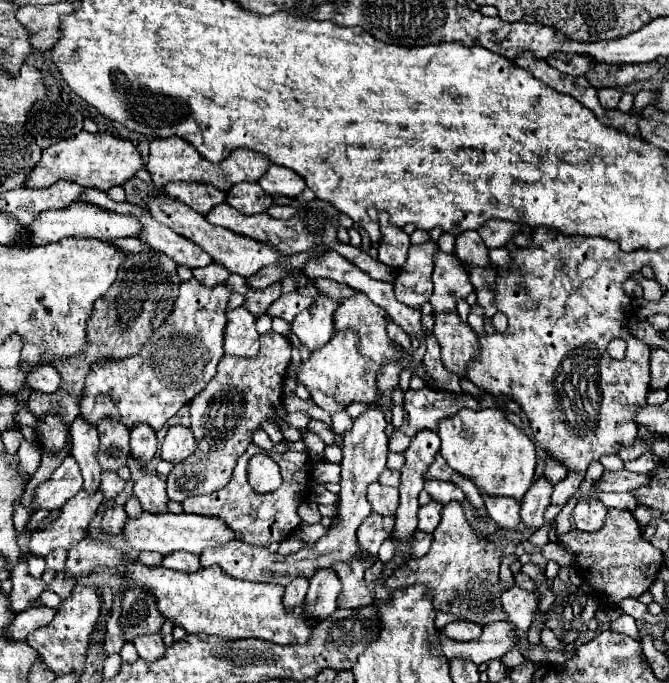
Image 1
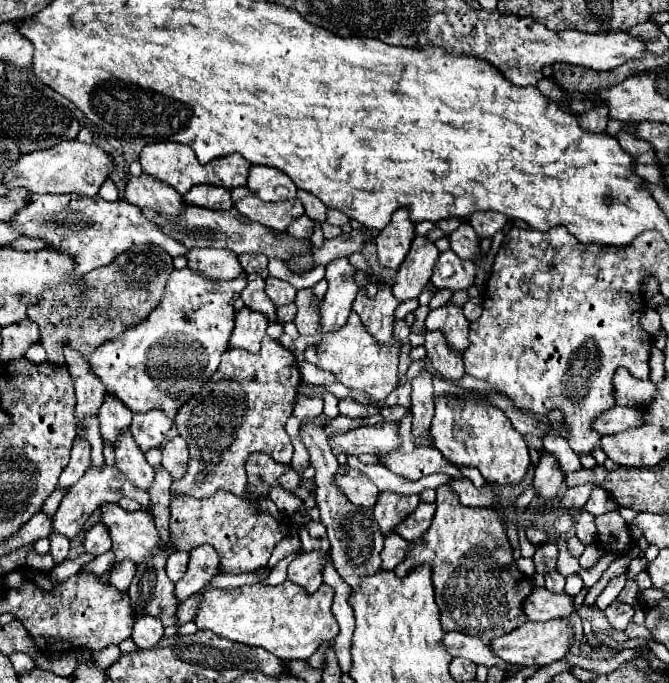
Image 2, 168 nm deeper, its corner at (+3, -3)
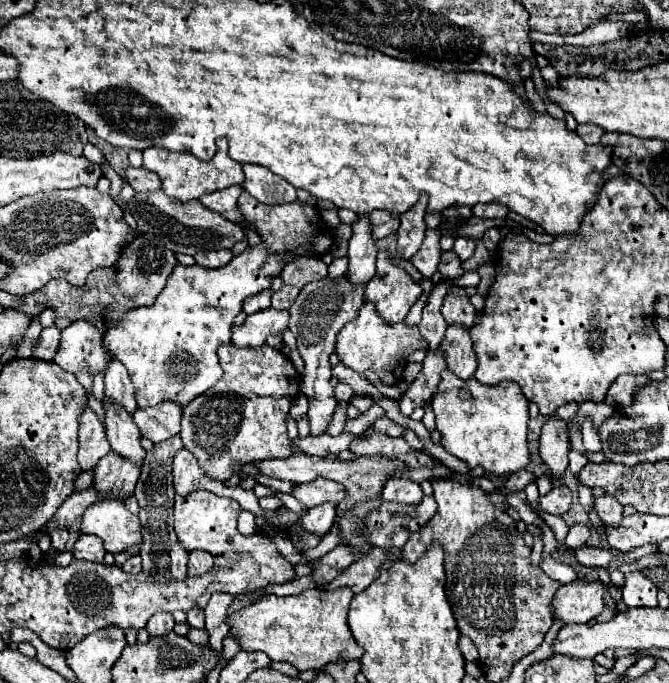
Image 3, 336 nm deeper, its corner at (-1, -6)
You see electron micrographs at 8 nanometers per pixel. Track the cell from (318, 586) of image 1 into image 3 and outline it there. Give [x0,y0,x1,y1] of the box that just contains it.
[300,504,336,538]

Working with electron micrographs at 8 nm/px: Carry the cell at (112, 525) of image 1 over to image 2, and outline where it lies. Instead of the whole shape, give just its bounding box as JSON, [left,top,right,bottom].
[84,523,110,555]

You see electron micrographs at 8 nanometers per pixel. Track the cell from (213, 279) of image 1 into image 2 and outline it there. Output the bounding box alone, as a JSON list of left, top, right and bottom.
[186,249,242,279]

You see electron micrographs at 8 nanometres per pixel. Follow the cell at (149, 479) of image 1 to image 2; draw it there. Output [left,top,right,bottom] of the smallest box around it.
[114,429,154,489]

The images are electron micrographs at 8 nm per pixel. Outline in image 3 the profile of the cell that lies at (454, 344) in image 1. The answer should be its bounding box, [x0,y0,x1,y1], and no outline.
[442,292,476,328]

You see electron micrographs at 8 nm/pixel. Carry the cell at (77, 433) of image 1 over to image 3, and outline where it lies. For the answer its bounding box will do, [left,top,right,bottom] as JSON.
[54,320,106,376]

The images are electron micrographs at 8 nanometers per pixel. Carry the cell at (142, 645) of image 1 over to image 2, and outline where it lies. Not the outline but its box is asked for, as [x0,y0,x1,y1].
[132,615,164,649]

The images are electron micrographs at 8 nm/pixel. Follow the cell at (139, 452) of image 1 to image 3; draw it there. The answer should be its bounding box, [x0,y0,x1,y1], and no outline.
[132,402,182,444]

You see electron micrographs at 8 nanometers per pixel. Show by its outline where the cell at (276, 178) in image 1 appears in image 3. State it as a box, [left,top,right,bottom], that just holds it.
[244,164,296,204]

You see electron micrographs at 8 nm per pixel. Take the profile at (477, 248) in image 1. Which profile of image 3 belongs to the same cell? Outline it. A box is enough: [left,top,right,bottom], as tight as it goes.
[454,238,474,260]

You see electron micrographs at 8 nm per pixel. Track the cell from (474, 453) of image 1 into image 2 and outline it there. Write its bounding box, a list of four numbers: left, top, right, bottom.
[430,393,530,485]

